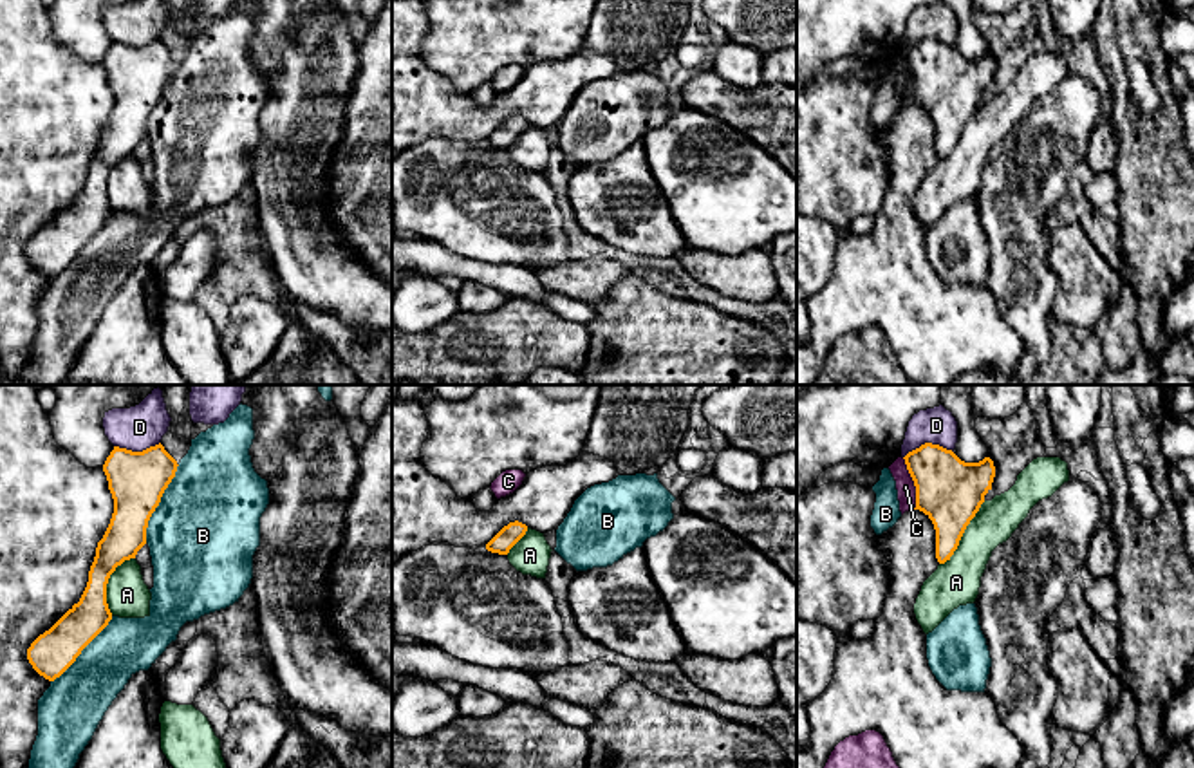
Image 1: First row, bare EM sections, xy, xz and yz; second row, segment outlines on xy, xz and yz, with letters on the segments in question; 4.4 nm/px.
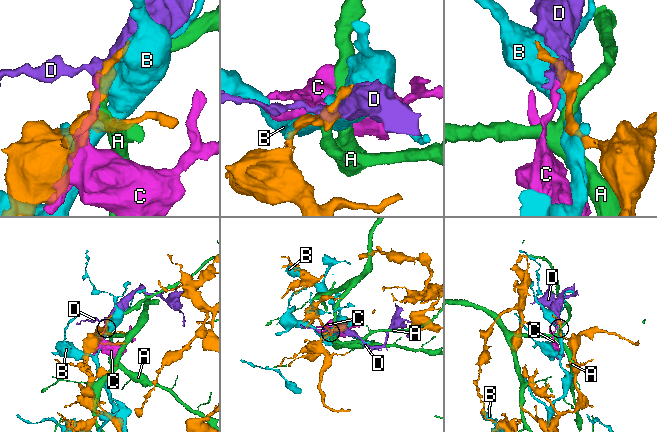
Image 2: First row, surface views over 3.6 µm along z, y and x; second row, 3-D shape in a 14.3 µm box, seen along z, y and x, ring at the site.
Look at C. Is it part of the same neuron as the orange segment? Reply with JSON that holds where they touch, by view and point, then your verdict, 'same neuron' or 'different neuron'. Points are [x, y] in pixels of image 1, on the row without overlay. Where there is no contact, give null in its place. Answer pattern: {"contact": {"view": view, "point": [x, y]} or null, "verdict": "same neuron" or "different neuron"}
{"contact": {"view": "yz", "point": [914, 78]}, "verdict": "different neuron"}

